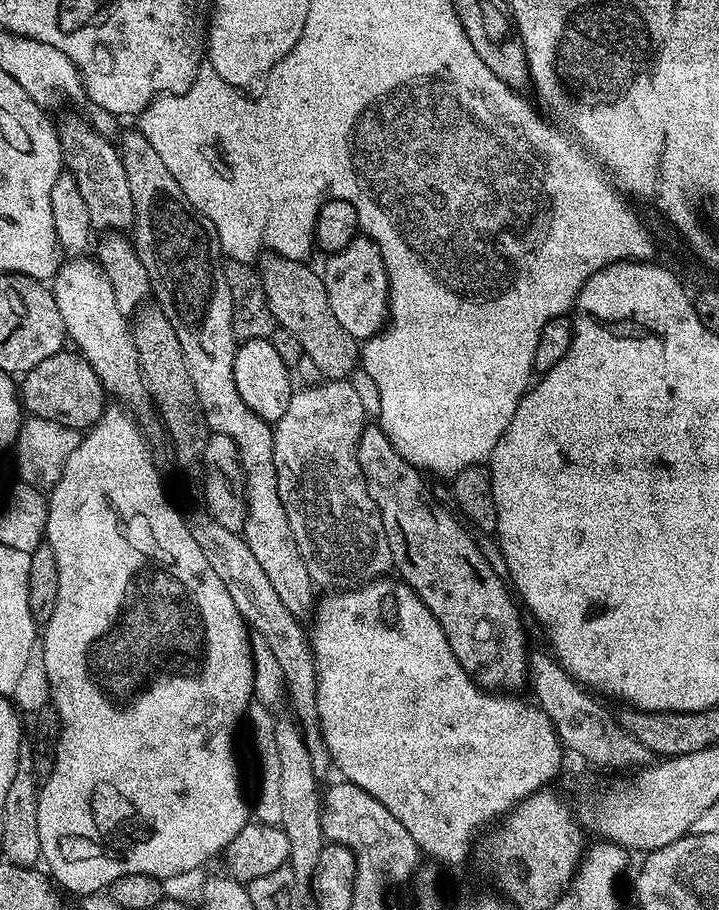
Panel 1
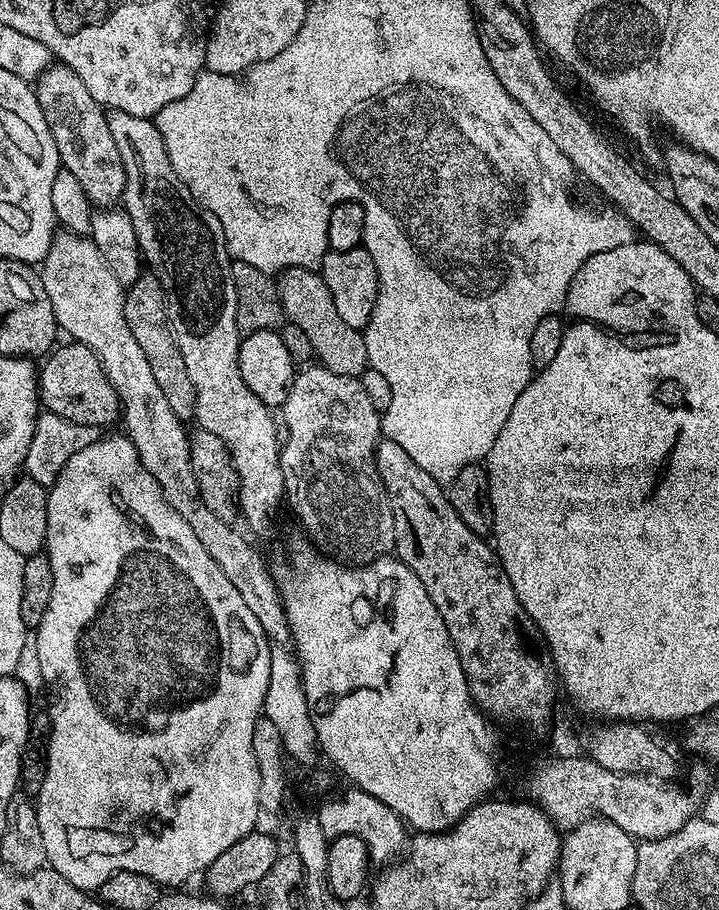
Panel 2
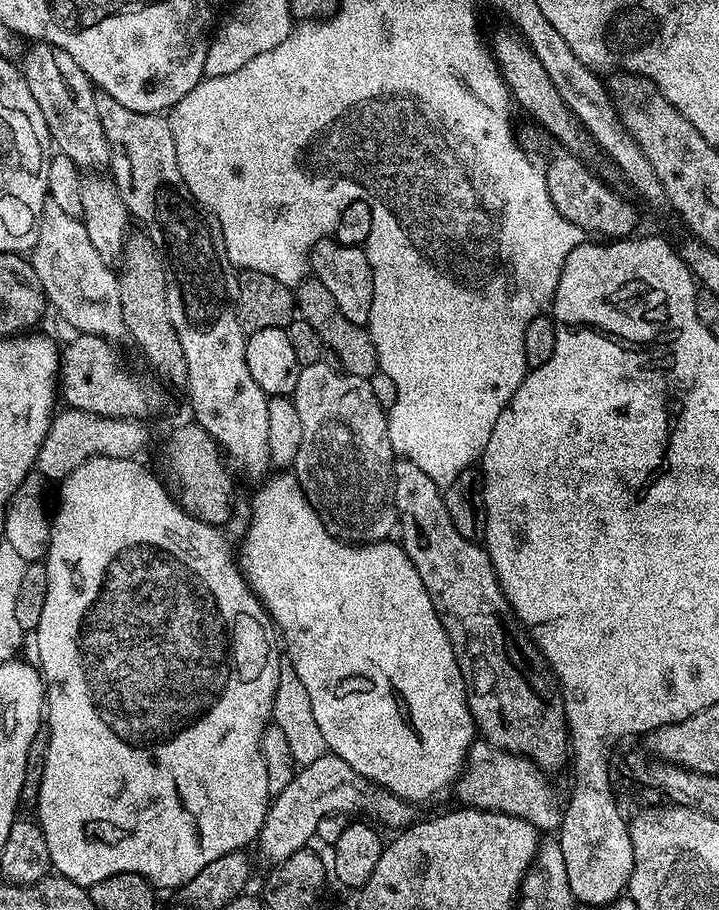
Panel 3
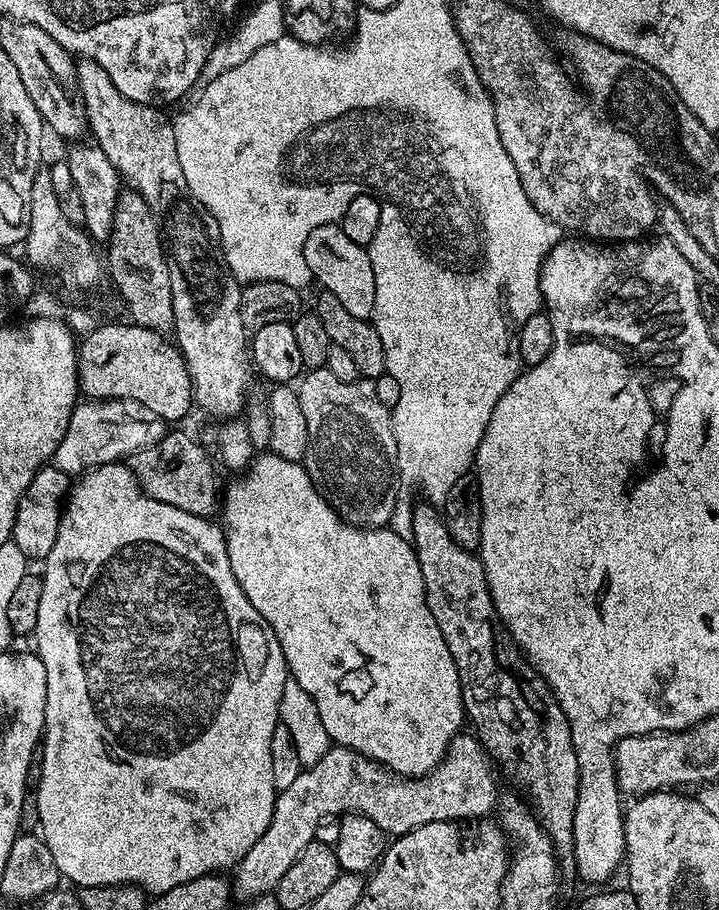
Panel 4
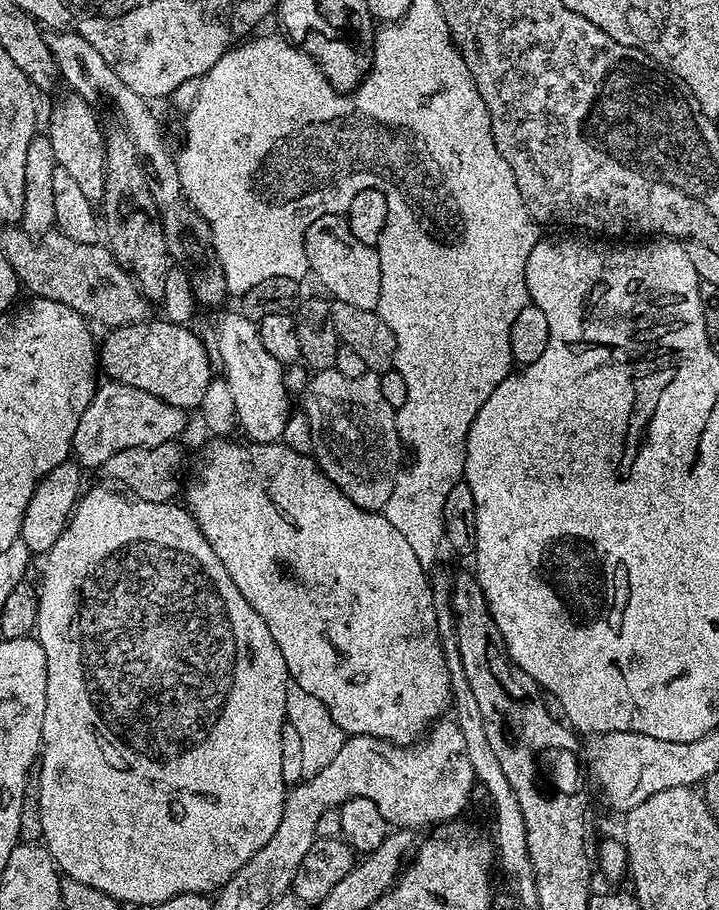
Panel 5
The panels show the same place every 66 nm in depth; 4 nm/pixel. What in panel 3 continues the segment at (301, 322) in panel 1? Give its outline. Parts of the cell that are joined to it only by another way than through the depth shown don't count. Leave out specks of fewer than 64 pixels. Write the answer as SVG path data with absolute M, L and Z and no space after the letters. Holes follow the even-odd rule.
M305 278L295 285L294 297L299 319L310 322L314 326L314 334L323 342L329 353L336 355L335 363L349 376L372 378L377 375L380 363L374 350L374 342L370 338L365 325L355 325L342 316L341 310L335 304L330 291L317 278ZM340 363L340 364L339 364ZM375 374L375 375L374 375Z

